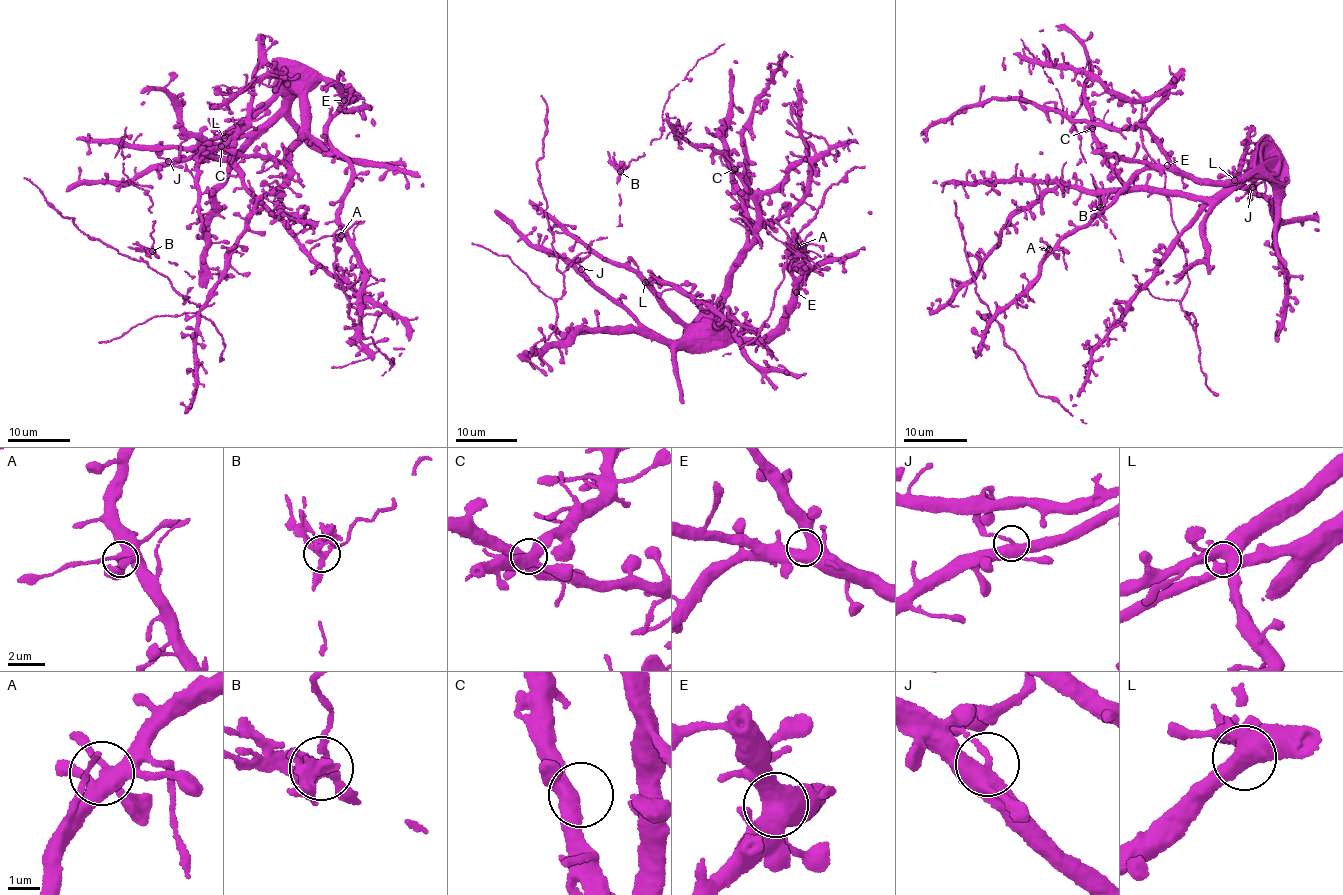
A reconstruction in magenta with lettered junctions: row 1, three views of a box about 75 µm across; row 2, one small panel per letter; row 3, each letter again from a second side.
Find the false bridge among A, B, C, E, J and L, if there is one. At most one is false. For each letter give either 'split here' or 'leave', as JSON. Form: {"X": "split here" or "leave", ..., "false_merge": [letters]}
{"A": "leave", "B": "split here", "C": "leave", "E": "leave", "J": "leave", "L": "leave", "false_merge": ["B"]}

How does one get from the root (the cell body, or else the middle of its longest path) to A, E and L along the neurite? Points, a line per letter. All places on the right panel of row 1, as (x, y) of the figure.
A: (1092, 122), (1112, 170), (1127, 185), (1214, 199), (1253, 171), (1210, 183), (1146, 167), (1113, 202), (1049, 249)
E: (1092, 122), (1112, 170), (1127, 185), (1214, 199), (1253, 171), (1234, 180), (1210, 183), (1167, 165)
L: (1092, 122), (1112, 170), (1127, 185), (1208, 199), (1245, 174), (1265, 171), (1234, 180)

